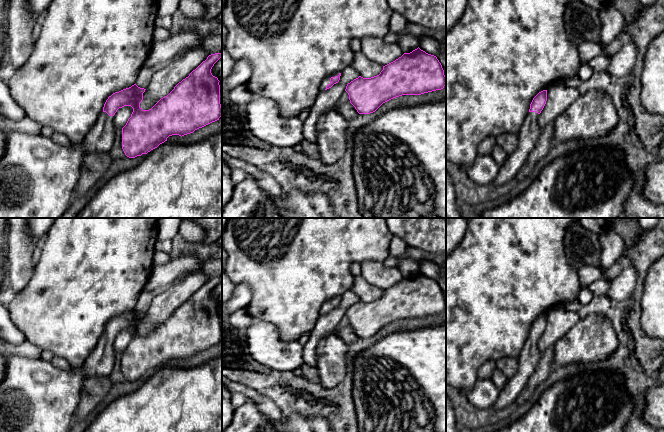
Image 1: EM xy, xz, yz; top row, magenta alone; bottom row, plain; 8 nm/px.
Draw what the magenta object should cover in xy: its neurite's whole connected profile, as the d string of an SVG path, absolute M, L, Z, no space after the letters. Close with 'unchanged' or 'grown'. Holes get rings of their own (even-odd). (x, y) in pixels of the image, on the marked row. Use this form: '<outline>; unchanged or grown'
M222 52L209 55L188 77L179 82L167 96L161 98L149 110L143 110L140 107L143 93L146 89L140 88L136 84L113 93L106 100L103 111L99 114L95 126L82 142L86 153L111 151L116 131L114 115L119 108L124 106L131 106L133 108L131 117L122 128L122 149L129 158L147 154L167 141L169 136L179 135L182 137L219 120L222 116L220 81L212 75L211 69L221 57Z; grown

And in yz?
M547 90L539 92L530 104L529 112L518 133L516 150L510 154L504 164L500 165L497 177L493 181L495 187L503 186L517 178L524 167L527 158L537 144L542 129L538 124L538 117L547 101Z; grown

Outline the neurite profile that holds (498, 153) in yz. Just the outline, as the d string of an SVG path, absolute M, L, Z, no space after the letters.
M497 144L493 146L491 156L497 161L499 165L505 163L508 158L508 154Z

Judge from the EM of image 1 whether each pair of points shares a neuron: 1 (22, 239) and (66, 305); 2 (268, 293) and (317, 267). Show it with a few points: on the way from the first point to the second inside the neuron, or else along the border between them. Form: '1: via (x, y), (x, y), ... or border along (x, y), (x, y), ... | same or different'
1: border along (35, 265), (31, 279), (25, 287) | different
2: via (280, 287), (300, 267), (305, 267) | same

